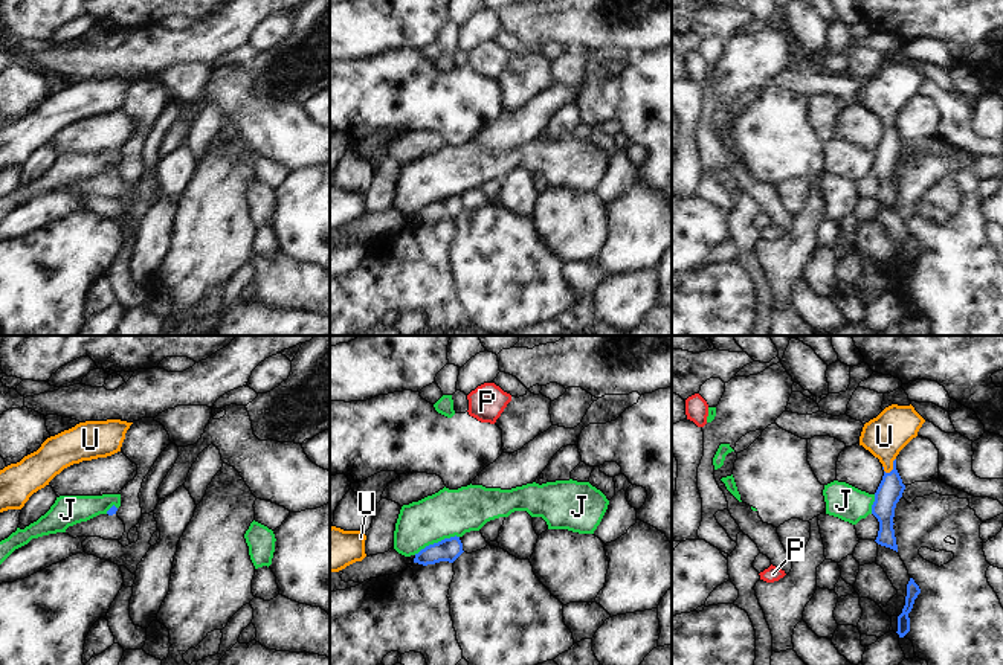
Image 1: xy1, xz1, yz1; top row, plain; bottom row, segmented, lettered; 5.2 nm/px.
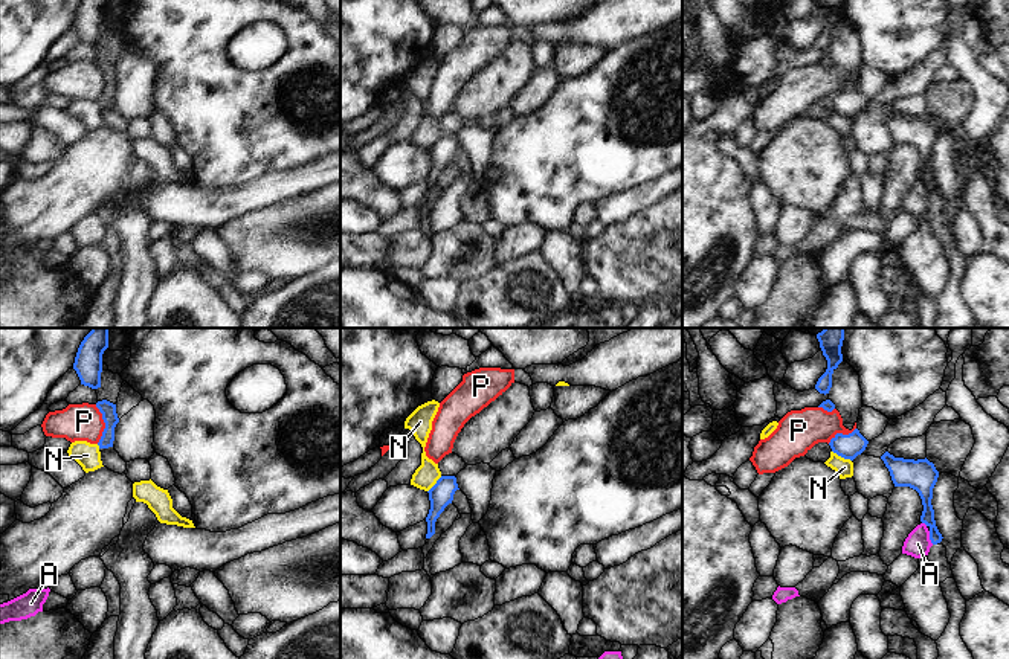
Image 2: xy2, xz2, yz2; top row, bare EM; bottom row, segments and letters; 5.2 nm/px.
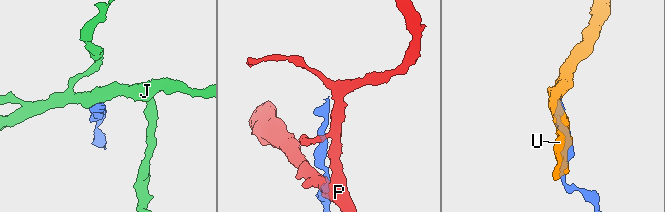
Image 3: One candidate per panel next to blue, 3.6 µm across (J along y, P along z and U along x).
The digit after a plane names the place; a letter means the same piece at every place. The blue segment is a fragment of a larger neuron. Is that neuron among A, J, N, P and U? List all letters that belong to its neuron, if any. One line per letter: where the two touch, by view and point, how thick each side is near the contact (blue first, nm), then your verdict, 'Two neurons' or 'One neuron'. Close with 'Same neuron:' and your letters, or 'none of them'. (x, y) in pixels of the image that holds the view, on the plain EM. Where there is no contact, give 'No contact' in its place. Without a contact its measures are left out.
A: Touches blue at yz2 (930, 196). Thickness 80 nm (blue) against 140 nm. Two neurons
J: Touches blue at xz1 (435, 202). Thickness 120 nm (blue) against 260 nm. Two neurons
N: Touches blue at yz2 (841, 115). Thickness 130 nm (blue) against 100 nm. Two neurons
P: Touches blue at xy2 (106, 83). Thickness 80 nm (blue) against 190 nm. Two neurons
U: Touches blue at yz1 (893, 125). Thickness 130 nm (blue) against 220 nm. One neuron
Same neuron: U

